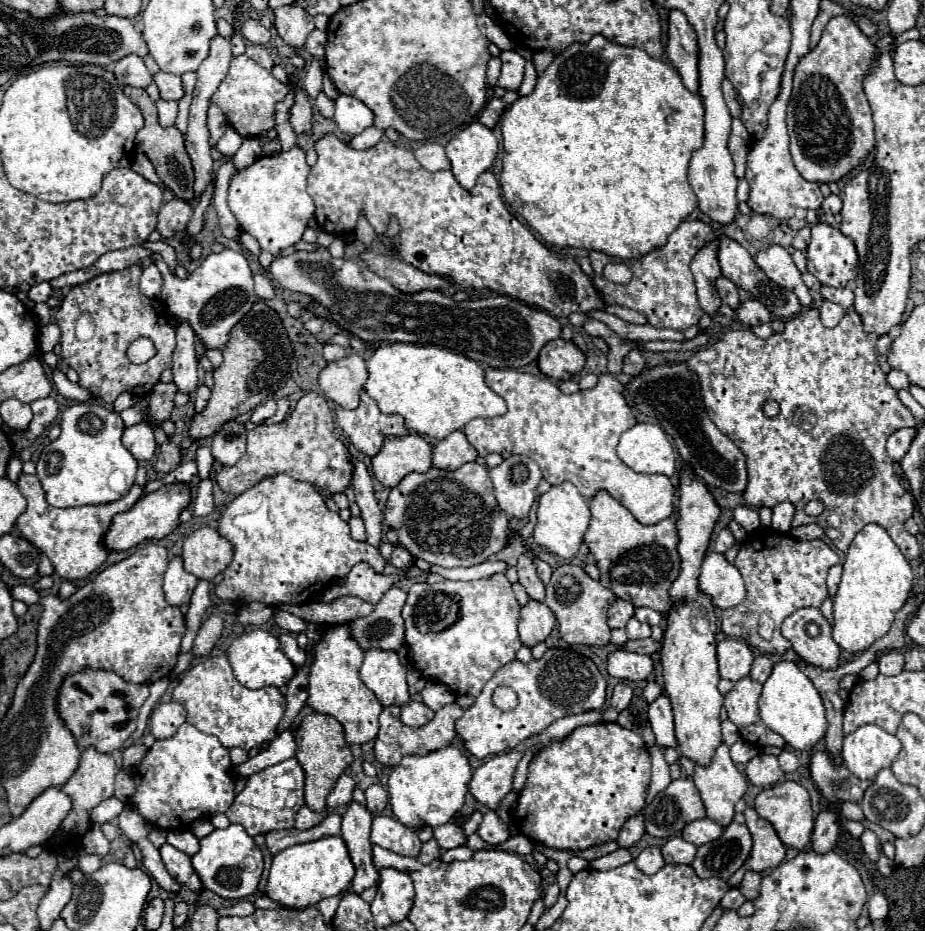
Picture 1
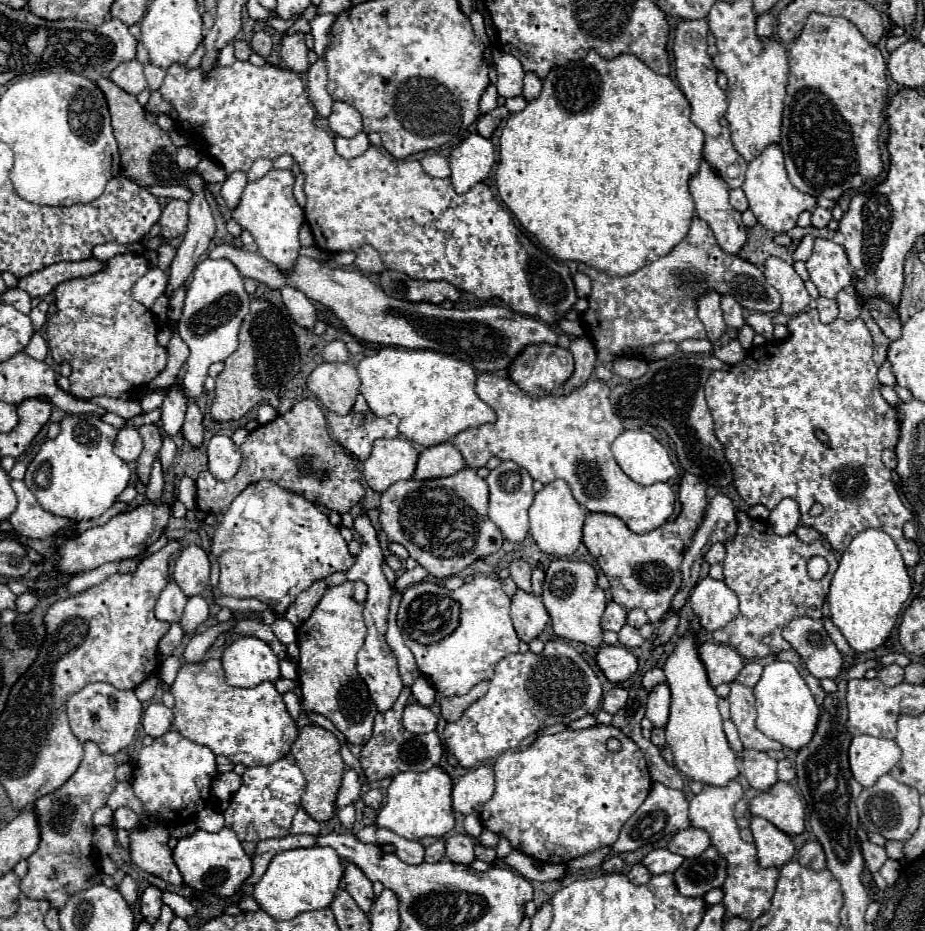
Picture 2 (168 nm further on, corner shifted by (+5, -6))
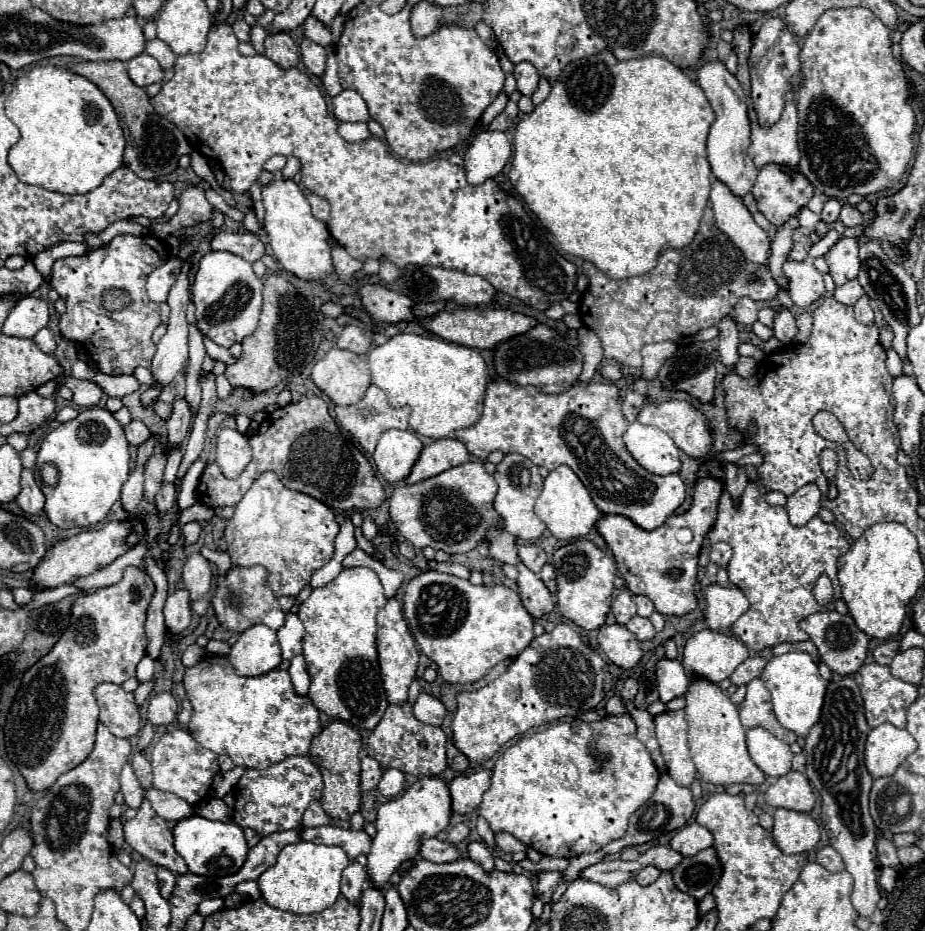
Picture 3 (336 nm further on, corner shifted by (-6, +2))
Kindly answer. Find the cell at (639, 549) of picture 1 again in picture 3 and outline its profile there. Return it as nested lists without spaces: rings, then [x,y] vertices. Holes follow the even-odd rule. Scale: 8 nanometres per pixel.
[[[704,476],[694,486],[694,500],[688,512],[670,516],[660,528],[648,532],[638,528],[632,520],[618,514],[606,514],[598,522],[598,530],[612,550],[618,570],[626,580],[632,594],[648,596],[656,610],[664,616],[684,616],[696,610],[698,598],[694,594],[694,582],[698,574],[698,554],[702,540],[714,526],[718,512],[718,498],[722,494],[722,482]]]

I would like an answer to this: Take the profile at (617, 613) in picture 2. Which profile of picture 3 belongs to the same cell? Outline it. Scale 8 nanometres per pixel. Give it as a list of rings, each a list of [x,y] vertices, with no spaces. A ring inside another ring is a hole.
[[[622,590],[614,602],[612,602],[612,612],[616,616],[616,622],[620,624],[628,624],[630,618],[636,616],[636,604],[634,604],[634,598],[628,590]]]

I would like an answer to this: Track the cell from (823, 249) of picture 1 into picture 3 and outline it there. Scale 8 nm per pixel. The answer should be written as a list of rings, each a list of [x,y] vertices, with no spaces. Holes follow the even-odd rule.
[[[840,238],[824,258],[830,266],[830,276],[834,278],[836,286],[856,278],[860,260],[858,260],[858,242],[854,238]]]

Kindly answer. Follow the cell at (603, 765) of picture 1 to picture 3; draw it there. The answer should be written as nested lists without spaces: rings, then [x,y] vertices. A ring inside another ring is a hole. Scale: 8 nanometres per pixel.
[[[606,716],[598,722],[558,722],[504,750],[494,762],[492,782],[478,812],[488,820],[492,832],[508,832],[544,856],[574,858],[584,852],[598,852],[612,840],[622,838],[628,818],[654,794],[658,778],[650,752],[636,738],[636,724],[630,716]]]

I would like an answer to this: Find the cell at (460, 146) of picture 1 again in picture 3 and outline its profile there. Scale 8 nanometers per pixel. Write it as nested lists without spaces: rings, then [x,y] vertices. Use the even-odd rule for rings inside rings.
[[[484,130],[480,132],[464,154],[466,178],[470,184],[482,184],[494,178],[506,166],[512,152],[512,144],[504,132]]]

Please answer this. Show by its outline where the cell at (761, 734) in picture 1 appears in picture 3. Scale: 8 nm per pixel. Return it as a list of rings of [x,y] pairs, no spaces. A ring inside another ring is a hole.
[[[754,678],[752,682],[748,682],[746,698],[738,706],[738,712],[740,712],[740,720],[746,728],[762,726],[768,732],[774,732],[774,736],[778,736],[786,744],[796,742],[796,734],[792,730],[782,728],[780,722],[776,720],[776,716],[772,712],[770,692],[768,692],[768,688],[764,686],[764,682],[760,678]]]

